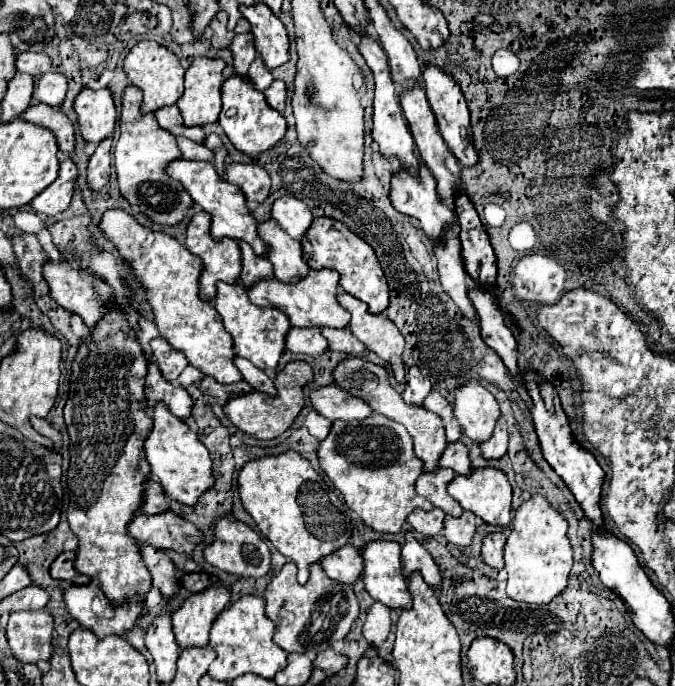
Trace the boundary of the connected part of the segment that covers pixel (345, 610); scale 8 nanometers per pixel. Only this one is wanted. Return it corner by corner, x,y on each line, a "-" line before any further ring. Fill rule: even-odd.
287,562
265,588
265,614
273,622
281,622
273,640
285,652
301,652
313,660
319,652
327,650
331,642
343,640
347,636
353,620
359,616
359,604
349,584
337,584
337,580
329,580
319,564
313,564
309,570
311,576
307,584
301,586
295,580
295,564
-
281,612
291,612
295,620
287,622
287,618
281,618

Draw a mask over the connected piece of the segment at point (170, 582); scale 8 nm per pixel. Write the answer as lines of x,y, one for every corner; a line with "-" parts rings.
141,546
139,552
153,576
153,586
159,588
165,598
173,596
173,592
179,588
179,582
171,558
163,550
157,550
153,546

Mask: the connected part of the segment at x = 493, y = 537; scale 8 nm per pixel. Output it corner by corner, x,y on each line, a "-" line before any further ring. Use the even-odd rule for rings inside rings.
491,532
483,538
483,548
481,548
481,558
485,564
501,570
503,568
503,546
505,546
507,536
503,532

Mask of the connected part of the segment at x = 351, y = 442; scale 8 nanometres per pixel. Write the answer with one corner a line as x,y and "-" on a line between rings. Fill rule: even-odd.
373,412
369,418
353,422
335,420
329,436
317,446
317,458
333,486
343,494
347,506
377,532
397,534
413,508
433,508
413,488
417,476
423,472
423,462
413,454
409,432
403,424
381,414

